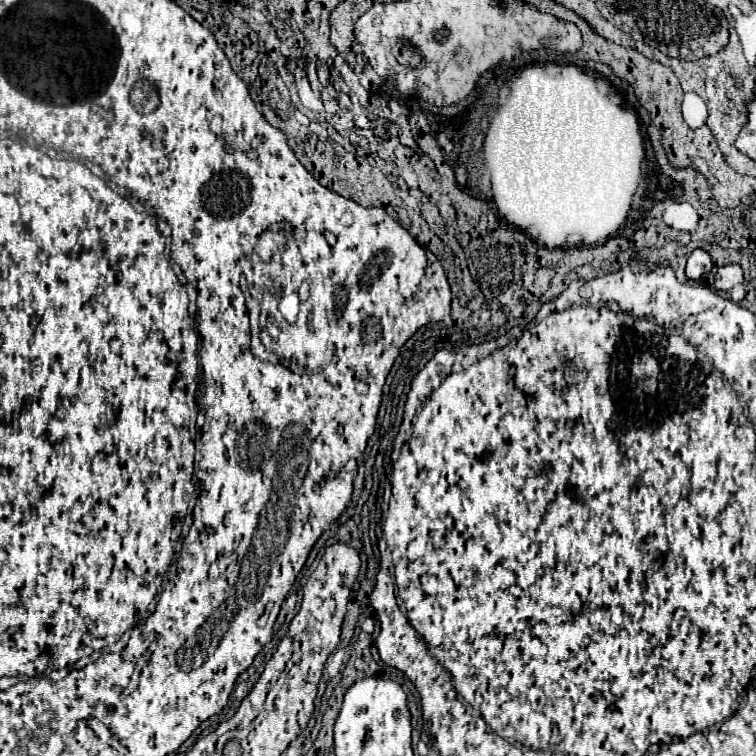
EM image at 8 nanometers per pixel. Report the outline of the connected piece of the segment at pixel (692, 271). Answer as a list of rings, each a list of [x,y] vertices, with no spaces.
[[[701,248],[693,250],[689,260],[687,260],[687,278],[689,280],[699,280],[709,270],[711,270],[711,256]]]

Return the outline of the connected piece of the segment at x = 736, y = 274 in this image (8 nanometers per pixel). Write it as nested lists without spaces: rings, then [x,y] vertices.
[[[737,264],[721,266],[715,274],[715,288],[721,290],[721,292],[727,292],[727,290],[731,290],[733,286],[737,286],[741,282],[743,282],[743,270]]]

